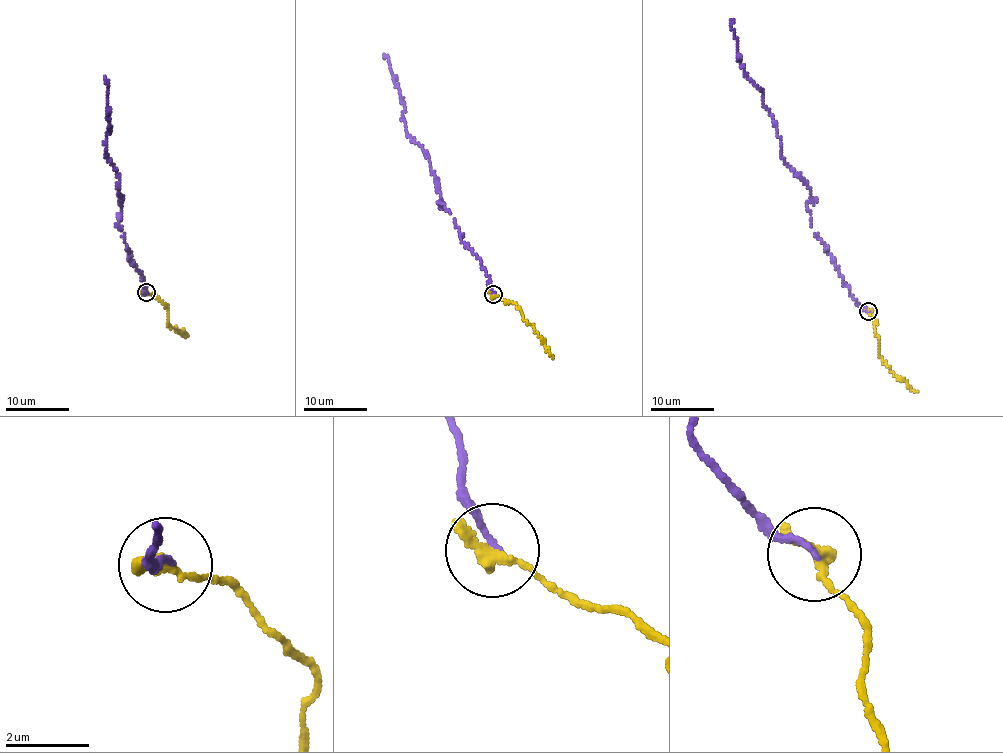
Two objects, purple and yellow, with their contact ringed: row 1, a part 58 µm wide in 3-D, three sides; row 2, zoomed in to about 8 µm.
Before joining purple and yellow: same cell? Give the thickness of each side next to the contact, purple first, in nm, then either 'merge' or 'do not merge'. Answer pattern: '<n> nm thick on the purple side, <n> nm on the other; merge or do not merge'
140 nm thick on the purple side, 320 nm on the other; merge

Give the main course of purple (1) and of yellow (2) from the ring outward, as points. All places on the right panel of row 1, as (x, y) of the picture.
1: (868, 311), (812, 227), (811, 191), (781, 157), (762, 90), (738, 54), (733, 20)
2: (868, 311), (874, 321), (880, 356), (917, 393)

